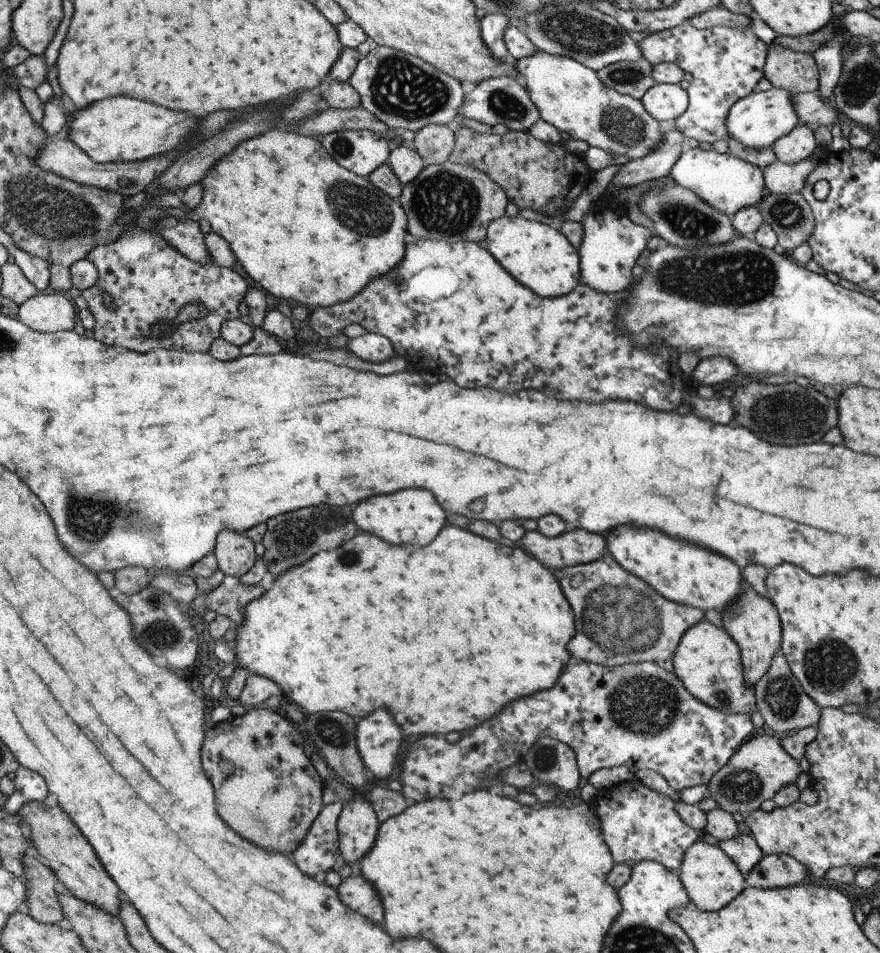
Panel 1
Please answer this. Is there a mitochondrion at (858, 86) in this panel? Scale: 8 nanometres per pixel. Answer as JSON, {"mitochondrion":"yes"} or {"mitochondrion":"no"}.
{"mitochondrion":"yes"}

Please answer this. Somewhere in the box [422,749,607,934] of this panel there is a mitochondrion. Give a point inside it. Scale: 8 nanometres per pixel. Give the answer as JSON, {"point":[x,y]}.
{"point":[484,779]}

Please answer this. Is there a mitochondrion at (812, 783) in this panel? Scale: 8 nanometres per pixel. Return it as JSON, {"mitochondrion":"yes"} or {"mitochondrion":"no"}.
{"mitochondrion":"no"}

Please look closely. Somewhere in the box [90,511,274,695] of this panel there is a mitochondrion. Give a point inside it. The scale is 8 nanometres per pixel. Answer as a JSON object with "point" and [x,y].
{"point":[159,633]}

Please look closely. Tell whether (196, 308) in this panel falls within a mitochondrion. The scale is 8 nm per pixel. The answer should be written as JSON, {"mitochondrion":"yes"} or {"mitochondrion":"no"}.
{"mitochondrion":"yes"}

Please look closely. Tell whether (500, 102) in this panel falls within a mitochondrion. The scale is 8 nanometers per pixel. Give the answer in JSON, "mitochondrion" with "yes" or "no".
{"mitochondrion":"yes"}

